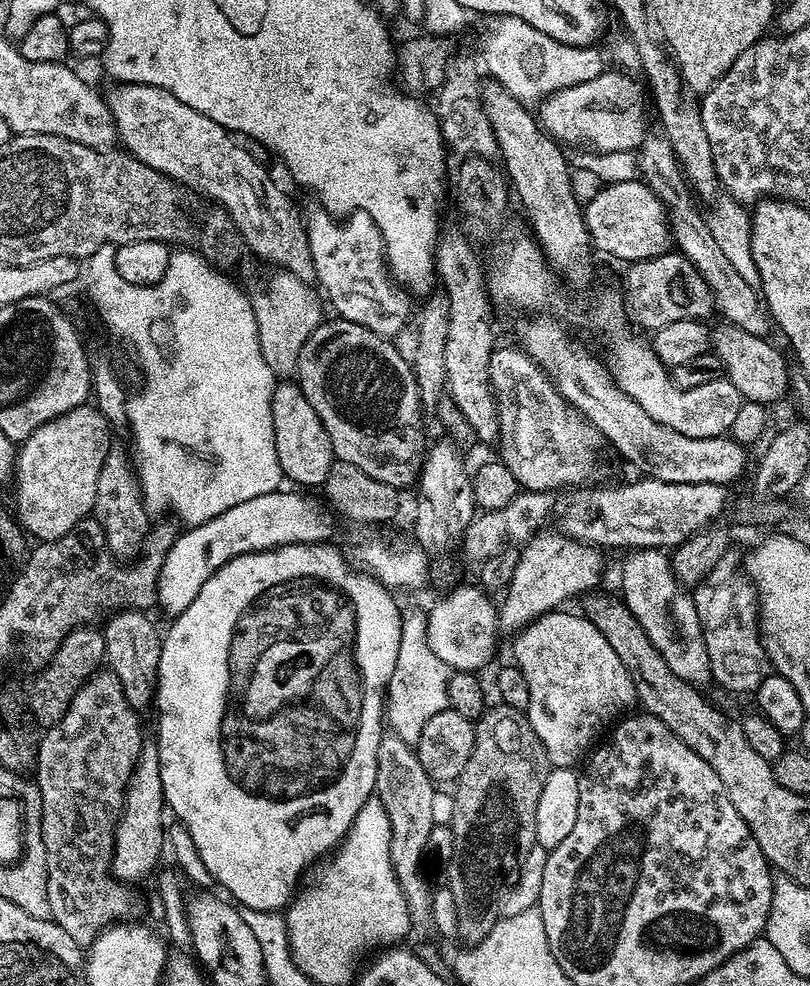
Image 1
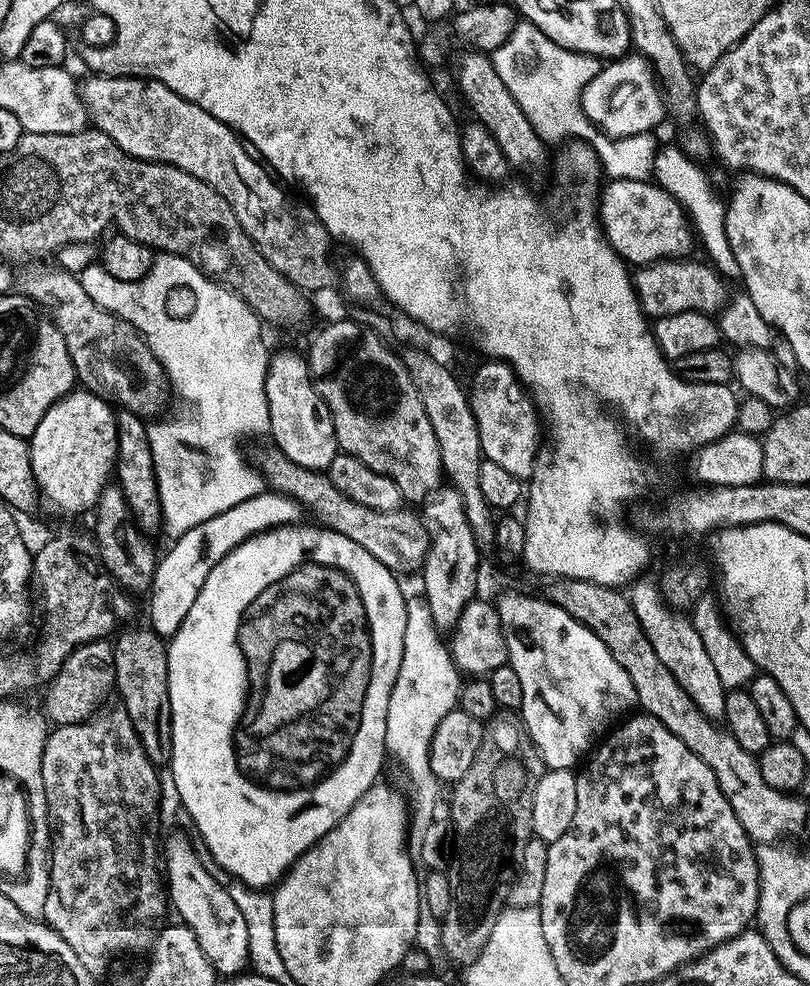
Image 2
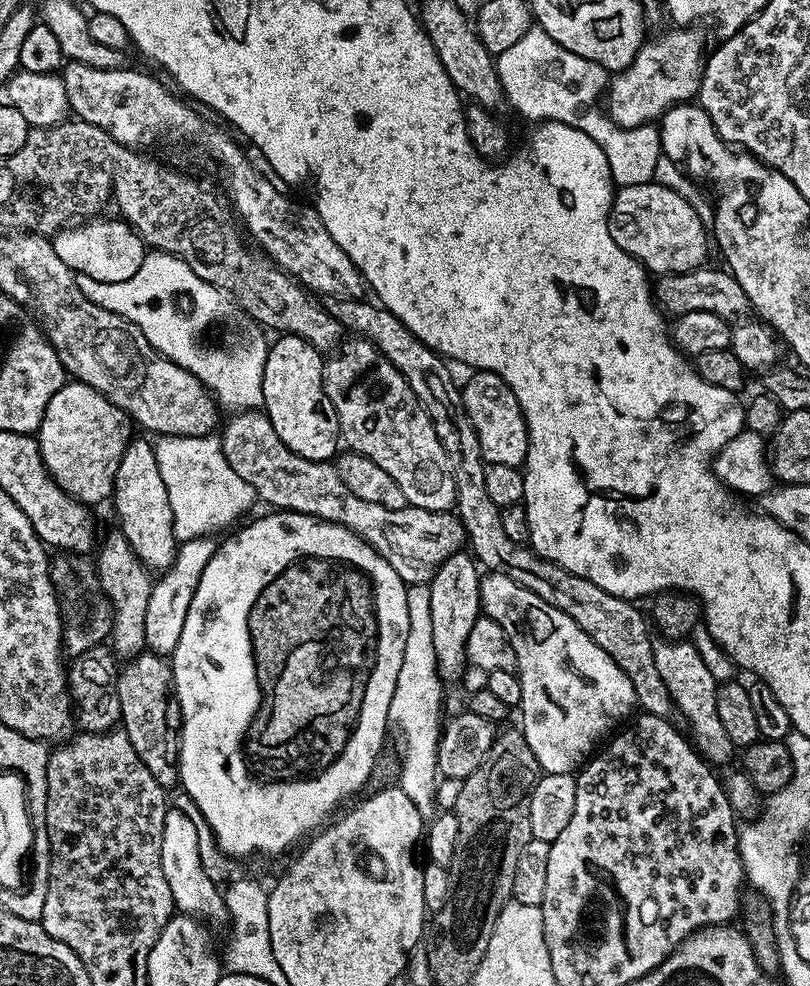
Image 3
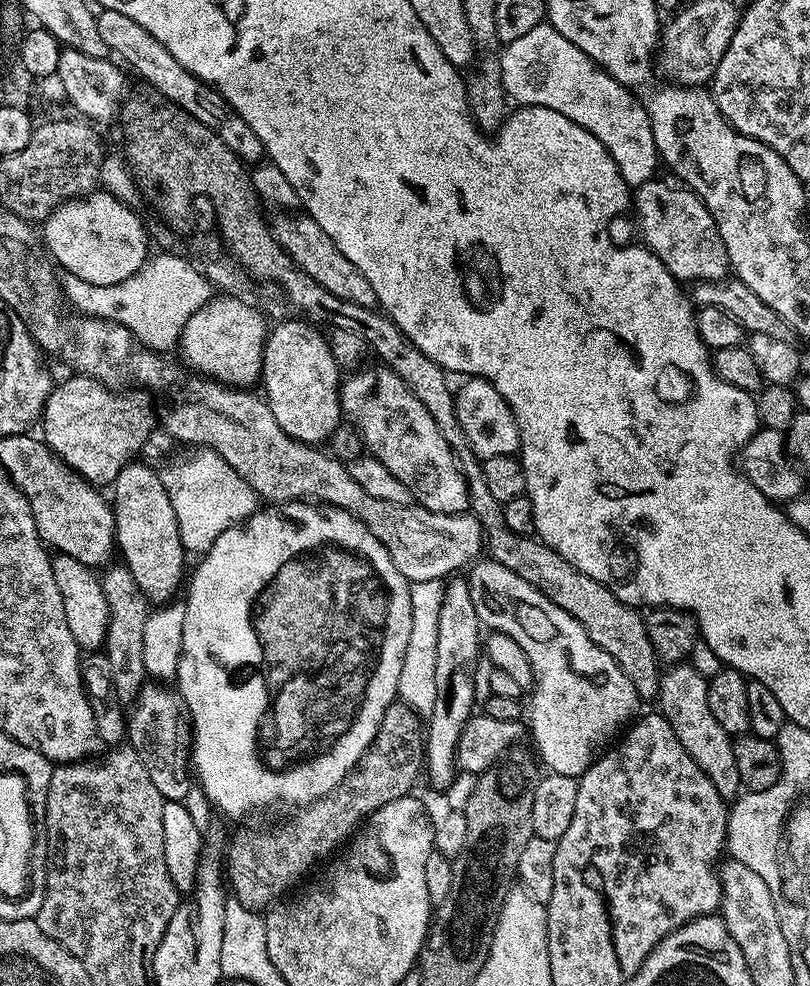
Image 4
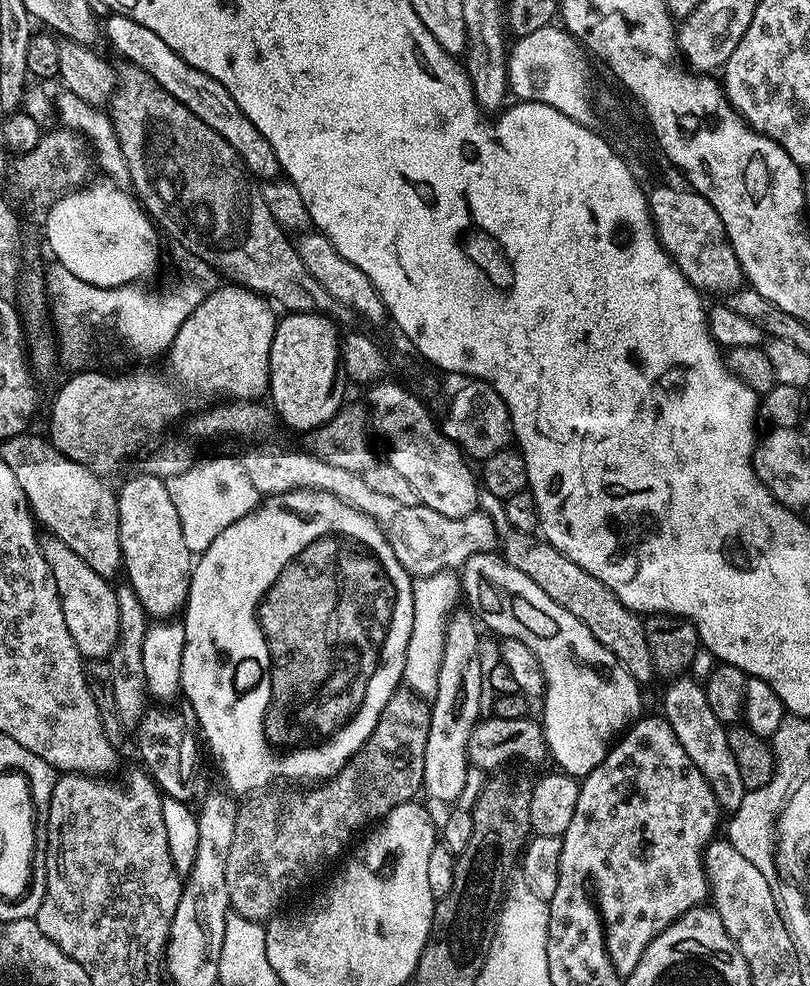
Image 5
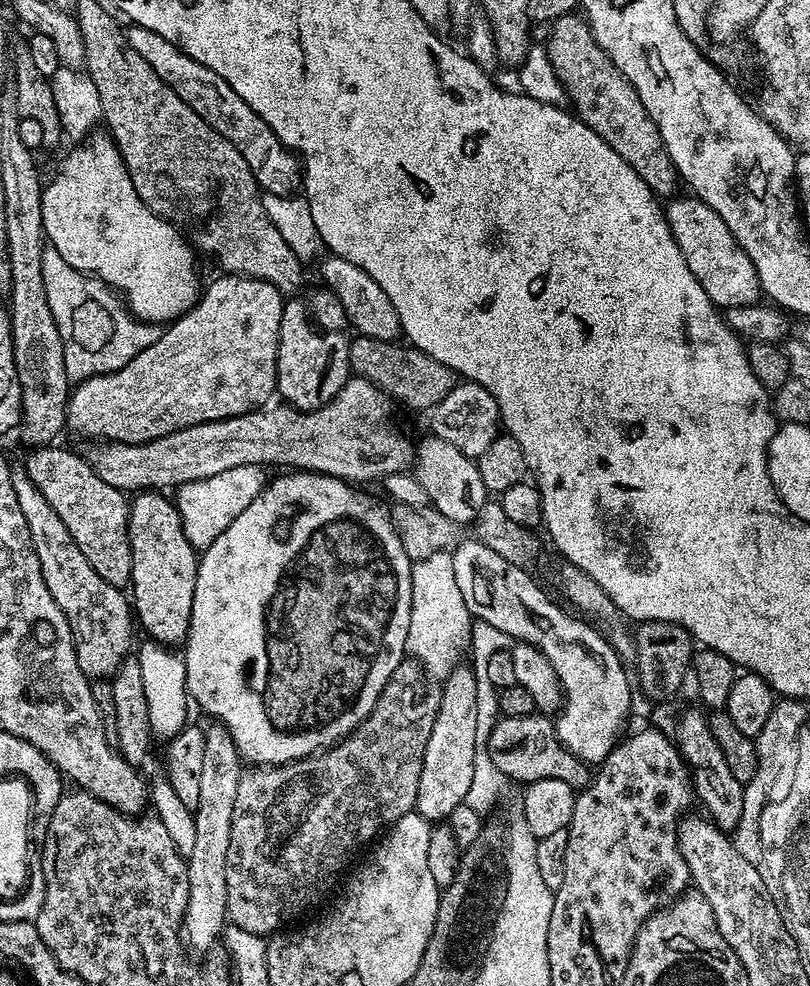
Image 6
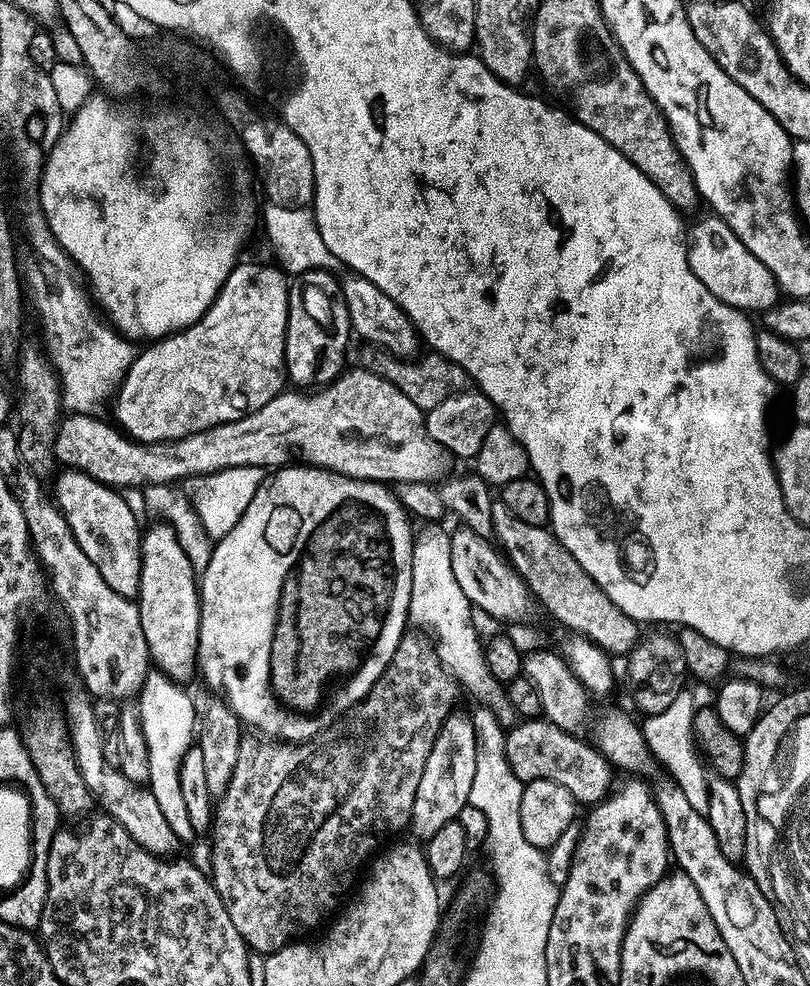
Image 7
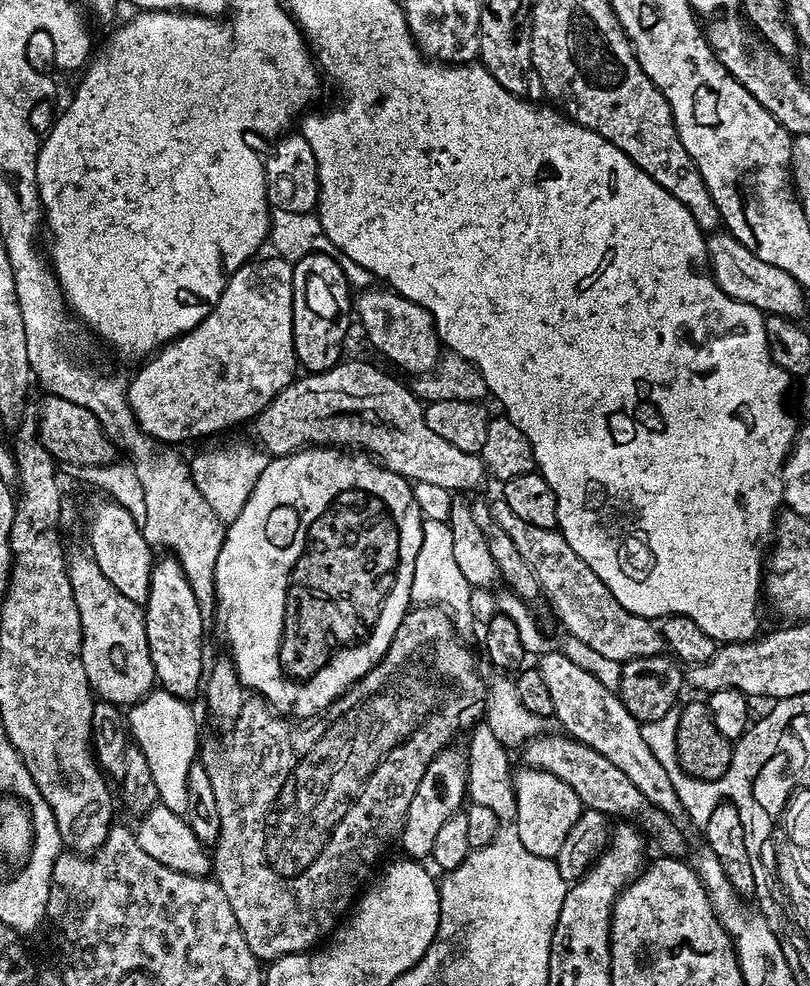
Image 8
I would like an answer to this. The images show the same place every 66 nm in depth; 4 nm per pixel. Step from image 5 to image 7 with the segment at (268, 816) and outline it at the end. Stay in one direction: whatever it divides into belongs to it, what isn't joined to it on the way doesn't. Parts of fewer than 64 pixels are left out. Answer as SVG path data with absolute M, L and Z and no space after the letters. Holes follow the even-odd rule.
M408 630L405 631L404 637L398 642L398 650L394 650L394 658L390 658L390 666L386 666L382 678L378 678L378 682L374 682L370 694L366 694L366 698L360 701L351 714L337 720L327 732L315 741L315 744L317 743L316 768L300 768L312 756L307 743L277 742L275 739L261 738L256 734L252 734L249 740L248 737L241 739L238 763L234 766L230 786L226 786L226 790L223 796L219 797L218 805L214 810L214 825L211 833L213 842L210 879L212 885L216 888L217 894L222 898L226 914L230 914L230 922L234 922L238 934L242 934L245 944L253 953L276 952L282 946L291 944L297 938L308 934L303 934L303 932L318 927L324 919L327 921L341 907L345 897L353 891L354 885L361 875L360 863L364 859L367 861L381 847L380 840L386 839L391 832L396 832L399 828L407 829L409 827L412 811L414 810L414 794L418 794L418 782L422 782L422 770L426 770L426 758L430 758L430 750L438 738L438 730L442 730L446 718L453 715L455 708L452 707L456 704L456 688L458 692L457 681L453 679L451 673L444 668L438 658L435 643L423 631ZM271 812L272 844L264 844L264 835L268 832L268 815Z

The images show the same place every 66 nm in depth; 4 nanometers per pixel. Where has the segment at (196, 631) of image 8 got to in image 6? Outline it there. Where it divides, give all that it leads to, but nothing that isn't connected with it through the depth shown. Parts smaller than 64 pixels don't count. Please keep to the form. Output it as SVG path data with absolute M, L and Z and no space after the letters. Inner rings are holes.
M160 490L137 492L128 506L128 537L132 551L130 603L139 627L141 624L153 641L180 646L188 639L198 552L186 538L180 511L164 496L167 495Z

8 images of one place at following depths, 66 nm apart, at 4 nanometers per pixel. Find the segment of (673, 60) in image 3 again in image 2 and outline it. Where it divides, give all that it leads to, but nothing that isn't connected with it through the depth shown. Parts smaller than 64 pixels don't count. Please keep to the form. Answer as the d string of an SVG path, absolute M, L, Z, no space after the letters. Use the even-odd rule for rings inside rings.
M628 52L603 65L581 96L587 117L612 139L624 139L656 130L668 111L663 90L650 61L637 52Z

